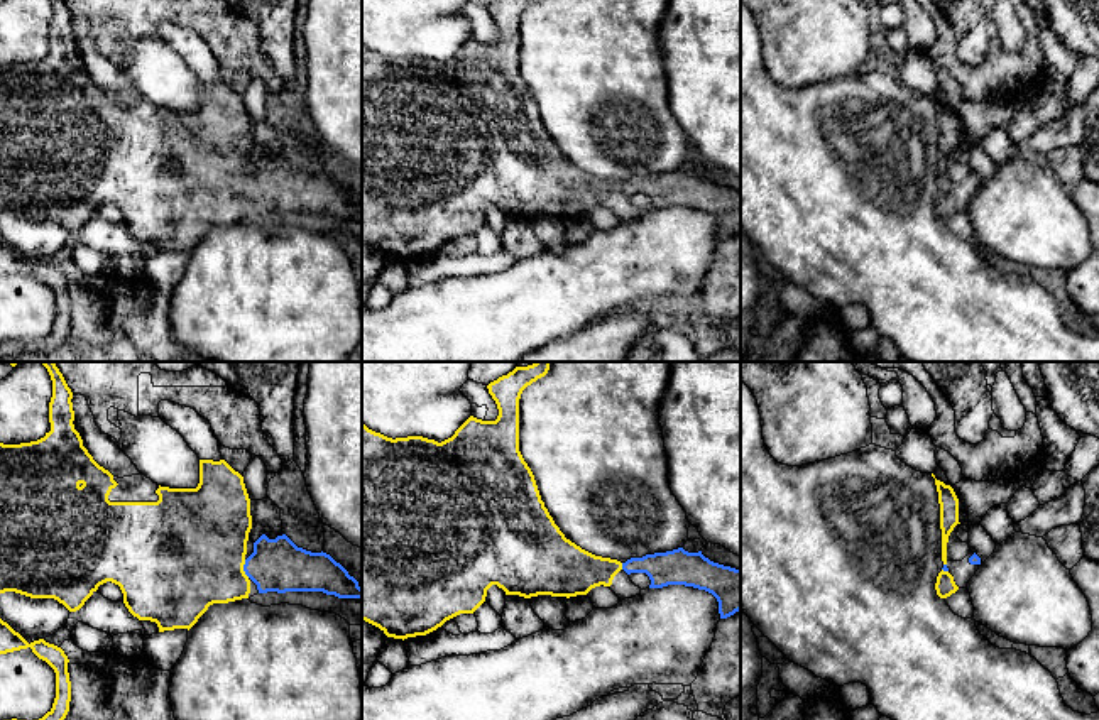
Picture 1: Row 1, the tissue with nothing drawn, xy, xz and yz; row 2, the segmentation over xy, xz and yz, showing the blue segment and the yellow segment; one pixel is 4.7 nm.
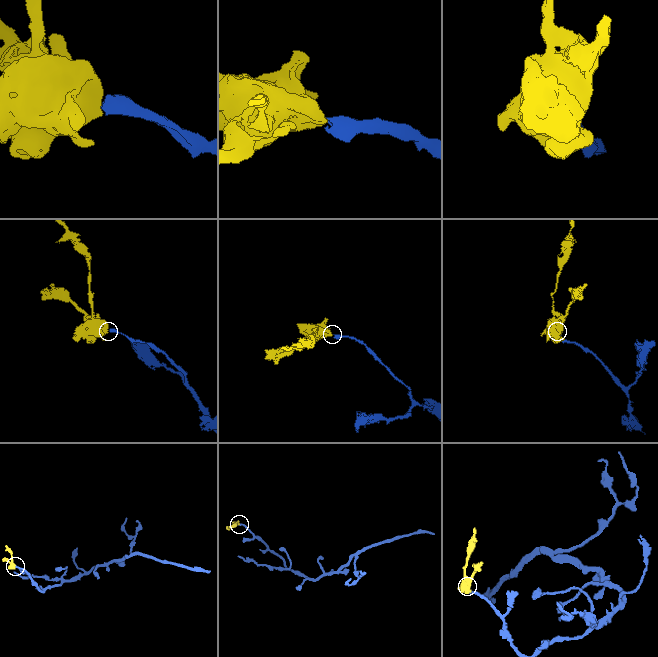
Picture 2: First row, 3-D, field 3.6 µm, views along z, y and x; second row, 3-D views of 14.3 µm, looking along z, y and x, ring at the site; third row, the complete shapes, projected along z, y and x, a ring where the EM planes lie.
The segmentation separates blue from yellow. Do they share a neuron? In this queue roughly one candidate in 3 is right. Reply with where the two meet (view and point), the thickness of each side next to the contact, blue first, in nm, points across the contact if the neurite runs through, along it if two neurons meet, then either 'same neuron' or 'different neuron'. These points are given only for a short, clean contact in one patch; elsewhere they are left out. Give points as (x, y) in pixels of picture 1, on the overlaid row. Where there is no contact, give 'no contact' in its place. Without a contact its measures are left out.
xy (244, 568) | 260/480 nm | across xy (278, 565), (244, 568), (215, 568), (193, 555) | same neuron

